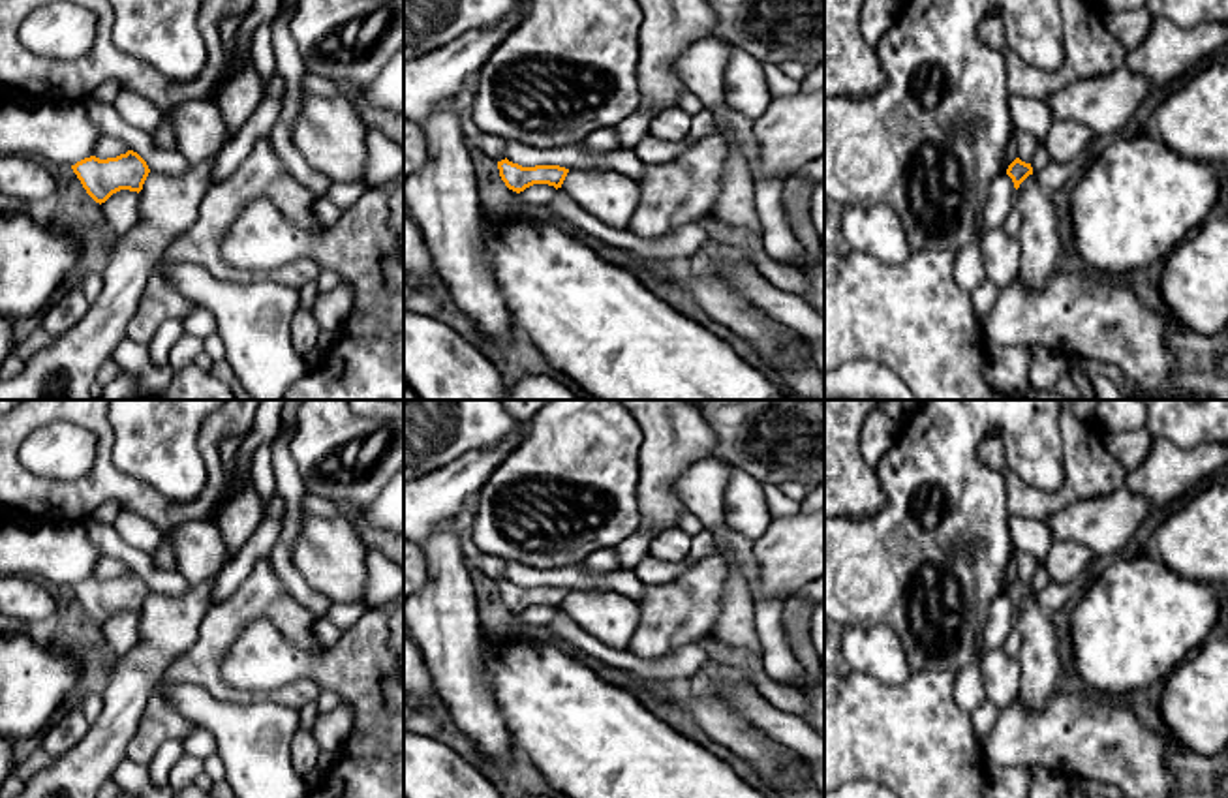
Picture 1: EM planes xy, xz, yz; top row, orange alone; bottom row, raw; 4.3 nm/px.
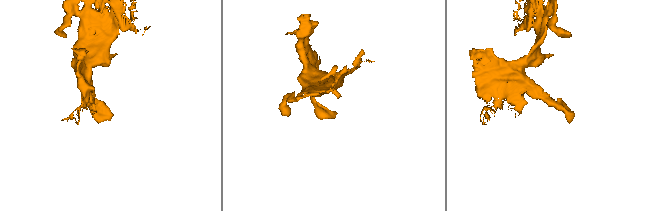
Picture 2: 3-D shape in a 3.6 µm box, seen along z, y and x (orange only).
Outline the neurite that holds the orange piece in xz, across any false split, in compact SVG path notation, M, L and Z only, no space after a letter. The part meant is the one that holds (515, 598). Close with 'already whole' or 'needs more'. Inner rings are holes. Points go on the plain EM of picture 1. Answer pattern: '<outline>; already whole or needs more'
M507 578L498 582L498 590L505 606L516 614L524 612L533 605L548 605L558 610L561 608L569 593L569 590L560 586L522 588L518 584L509 582Z; already whole

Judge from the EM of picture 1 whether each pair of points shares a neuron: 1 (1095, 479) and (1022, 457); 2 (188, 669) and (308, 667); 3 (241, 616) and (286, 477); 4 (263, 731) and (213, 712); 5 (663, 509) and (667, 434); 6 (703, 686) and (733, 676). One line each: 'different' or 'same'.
1: different
2: different
3: different
4: same
5: same
6: same

